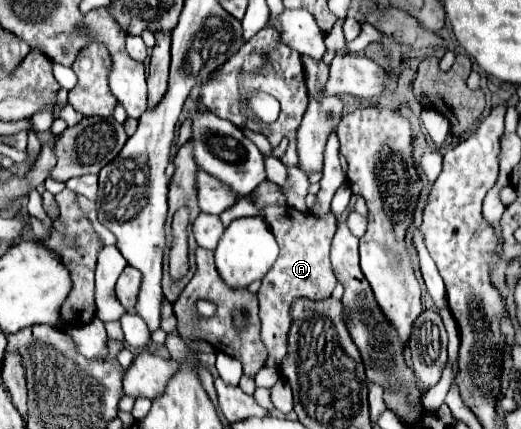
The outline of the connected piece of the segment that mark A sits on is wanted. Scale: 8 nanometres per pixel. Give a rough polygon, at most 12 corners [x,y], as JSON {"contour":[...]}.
{"contour":[[267,207],[279,257],[259,287],[267,367],[287,355],[289,309],[337,283],[335,217]]}

